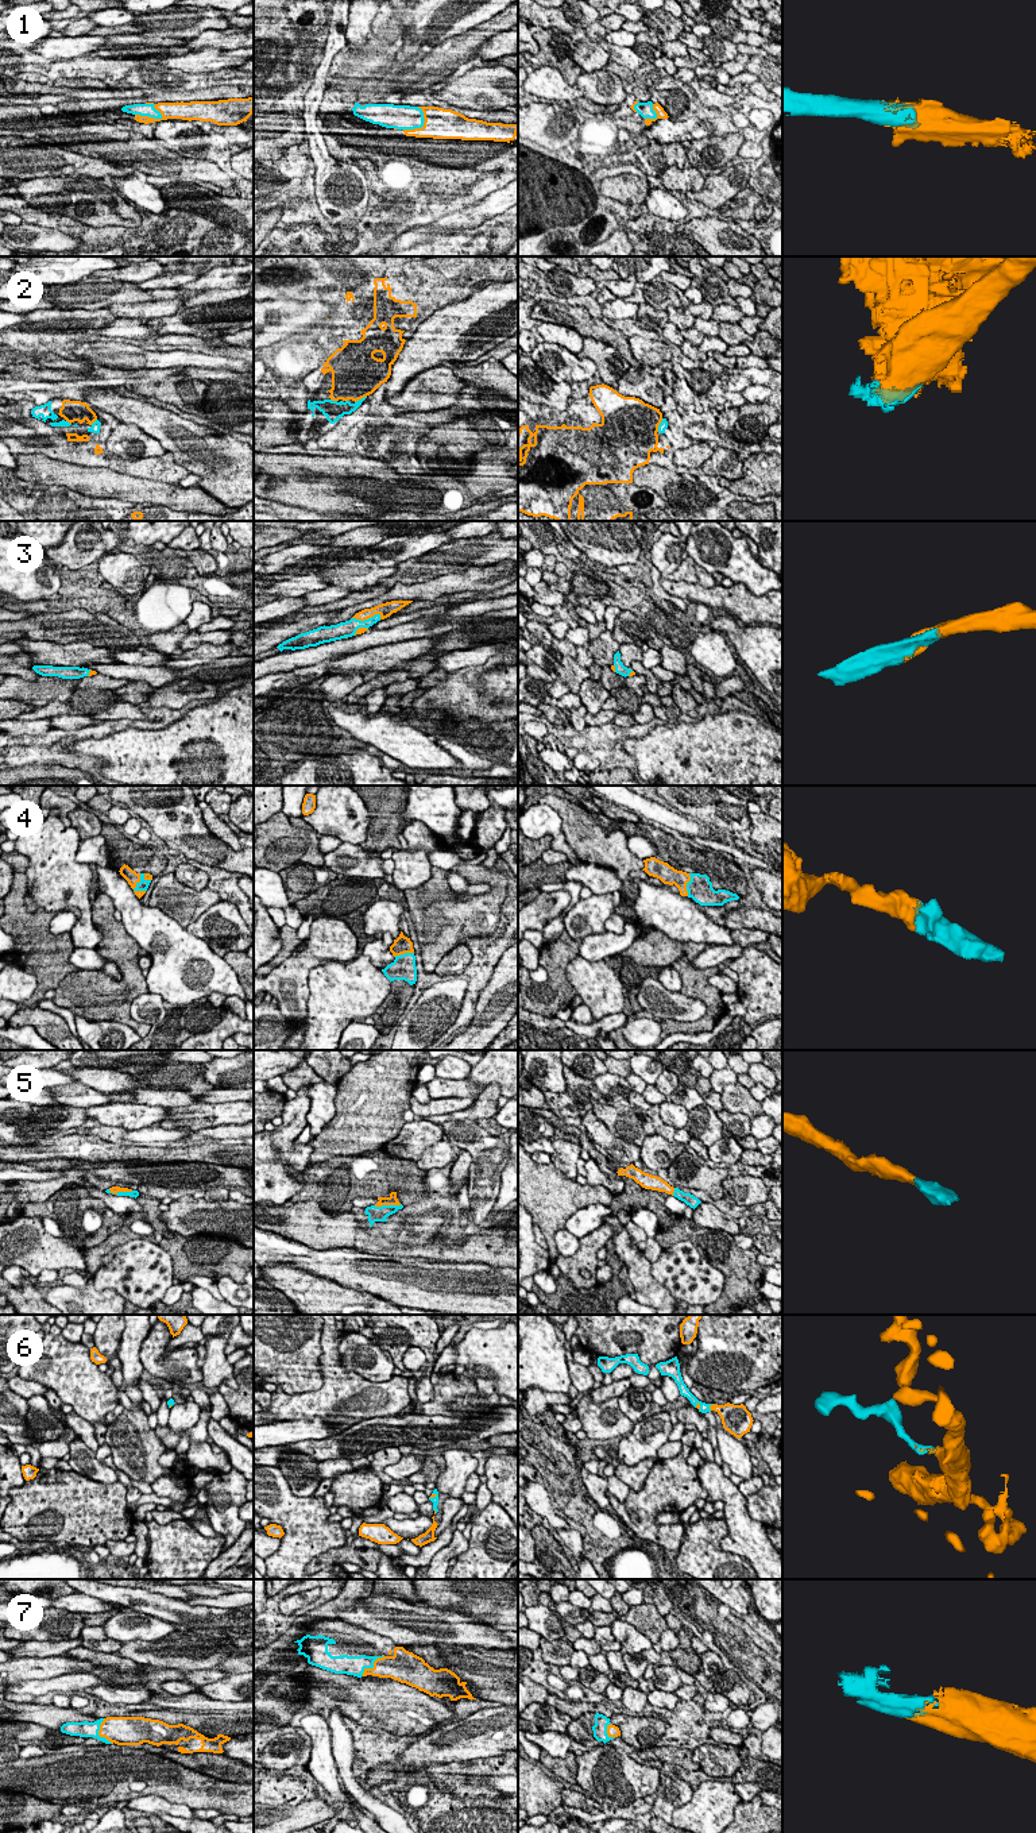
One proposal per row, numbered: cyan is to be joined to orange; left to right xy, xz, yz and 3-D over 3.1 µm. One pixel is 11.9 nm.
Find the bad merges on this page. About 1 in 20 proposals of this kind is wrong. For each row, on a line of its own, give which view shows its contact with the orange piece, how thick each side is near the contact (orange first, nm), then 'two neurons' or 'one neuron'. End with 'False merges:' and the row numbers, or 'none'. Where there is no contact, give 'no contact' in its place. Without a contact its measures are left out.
1: meets orange in xy; 190 nm thick on the orange side, 160 nm on the other; one neuron
2: meets orange in xz; 500 nm thick on the orange side, 160 nm on the other; one neuron
3: meets orange in xz; 160 nm thick on the orange side, 190 nm on the other; one neuron
4: meets orange in xy; 160 nm thick on the orange side, 120 nm on the other; one neuron
5: meets orange in xz; 120 nm thick on the orange side, 190 nm on the other; one neuron
6: meets orange in yz; 240 nm thick on the orange side, 120 nm on the other; one neuron
7: meets orange in xz; 280 nm thick on the orange side, 240 nm on the other; one neuron
False merges: none

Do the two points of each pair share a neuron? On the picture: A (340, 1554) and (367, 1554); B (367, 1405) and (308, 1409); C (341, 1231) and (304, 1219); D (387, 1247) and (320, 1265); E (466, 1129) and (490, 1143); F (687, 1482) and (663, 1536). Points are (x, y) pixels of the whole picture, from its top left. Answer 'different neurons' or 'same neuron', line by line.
A: same neuron
B: same neuron
C: same neuron
D: different neurons
E: same neuron
F: same neuron

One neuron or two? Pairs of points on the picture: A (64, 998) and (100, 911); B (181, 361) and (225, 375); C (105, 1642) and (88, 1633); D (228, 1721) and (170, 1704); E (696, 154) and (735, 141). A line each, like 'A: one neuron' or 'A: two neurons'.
A: one neuron
B: two neurons
C: one neuron
D: two neurons
E: one neuron

